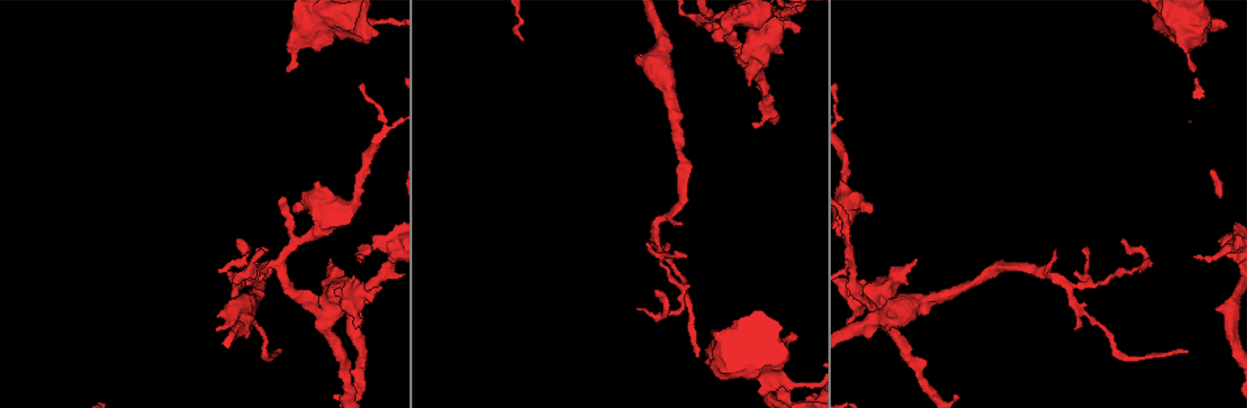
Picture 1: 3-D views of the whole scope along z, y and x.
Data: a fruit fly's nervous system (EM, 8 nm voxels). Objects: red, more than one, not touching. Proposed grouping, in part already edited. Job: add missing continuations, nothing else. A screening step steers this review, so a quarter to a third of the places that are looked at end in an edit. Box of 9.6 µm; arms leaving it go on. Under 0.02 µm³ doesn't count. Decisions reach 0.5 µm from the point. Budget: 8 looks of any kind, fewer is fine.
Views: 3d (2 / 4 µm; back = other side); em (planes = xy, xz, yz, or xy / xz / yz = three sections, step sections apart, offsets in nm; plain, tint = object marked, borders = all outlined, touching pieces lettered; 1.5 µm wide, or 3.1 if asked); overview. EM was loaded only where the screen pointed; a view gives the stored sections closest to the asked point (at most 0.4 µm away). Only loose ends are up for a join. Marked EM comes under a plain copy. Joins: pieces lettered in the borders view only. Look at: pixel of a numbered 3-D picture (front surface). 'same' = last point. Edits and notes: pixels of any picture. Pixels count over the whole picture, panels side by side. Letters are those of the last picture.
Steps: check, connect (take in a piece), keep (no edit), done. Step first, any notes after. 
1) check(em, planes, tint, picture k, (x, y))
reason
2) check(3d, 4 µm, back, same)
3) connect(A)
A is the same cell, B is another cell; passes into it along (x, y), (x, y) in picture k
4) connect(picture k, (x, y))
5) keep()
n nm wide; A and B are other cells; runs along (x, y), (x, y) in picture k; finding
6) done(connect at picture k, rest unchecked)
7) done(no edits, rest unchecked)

check(3d, 4 µm, picture 1, (280, 353))

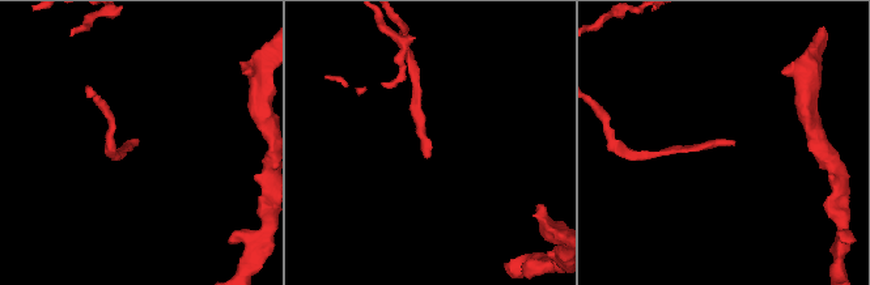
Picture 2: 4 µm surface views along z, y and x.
check(em, xz, step 8, tint, picture 2, (133, 145))

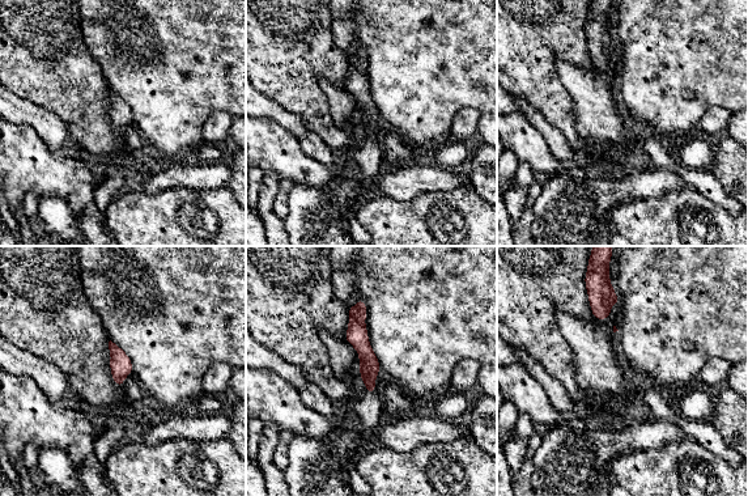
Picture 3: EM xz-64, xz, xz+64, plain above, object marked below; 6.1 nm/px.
check(em, planes, borders, same)
another direction

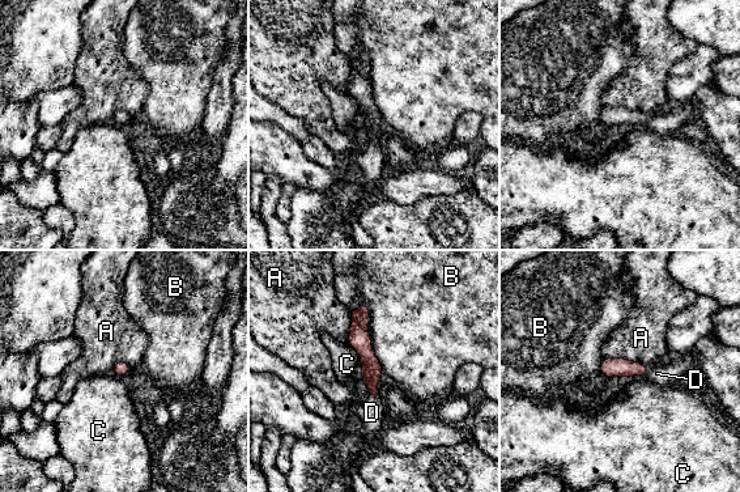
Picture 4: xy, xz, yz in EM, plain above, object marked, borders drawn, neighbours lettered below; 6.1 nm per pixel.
connect(D)
D is the same cell, A, B and C are other cells; passes into it along (609, 367), (646, 370), (656, 373) in picture 4; it goes on there

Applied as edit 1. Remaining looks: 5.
check(overview)
see it whole again

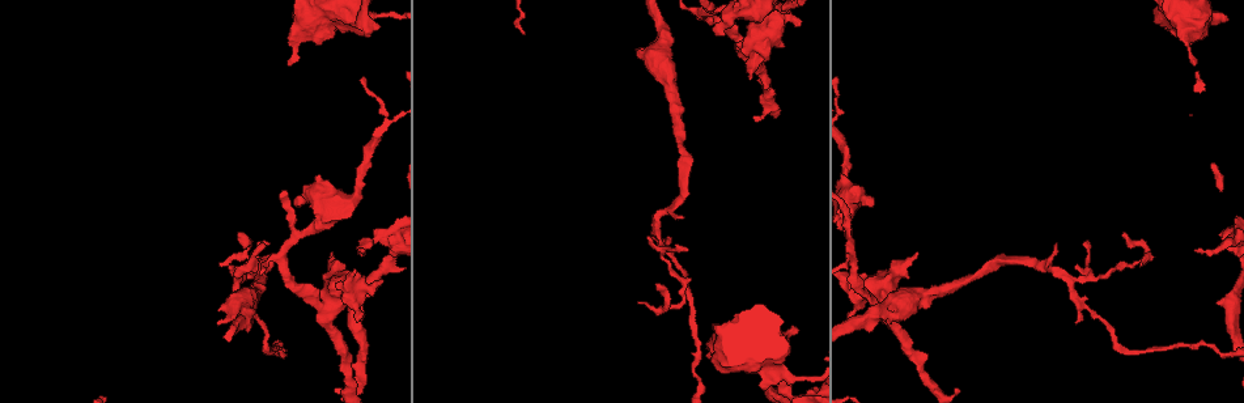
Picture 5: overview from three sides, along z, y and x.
check(em, planes, borders, picture 5, (364, 249))
free end

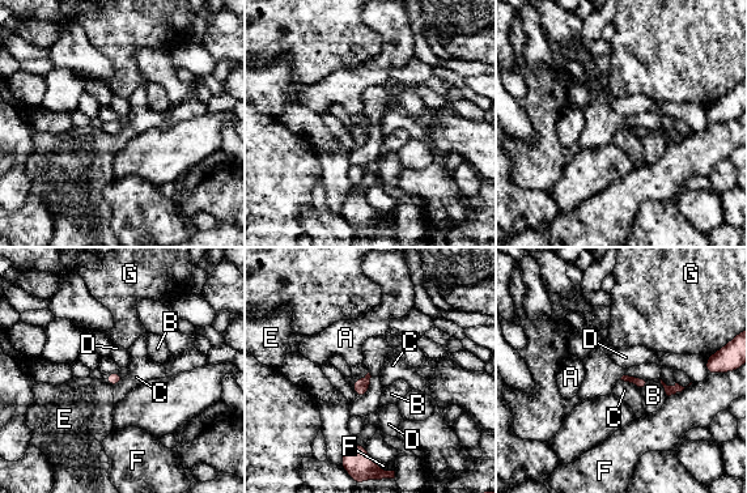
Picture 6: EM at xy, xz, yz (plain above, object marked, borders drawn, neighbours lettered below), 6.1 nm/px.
keep()
A, B, C, D, E, F and G are other cells; border along (620, 378), (632, 382), (640, 389) in picture 6; no lettered piece goes on from it

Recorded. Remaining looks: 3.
check(3d, 4 µm, picture 5, (377, 25))
stops while still wide

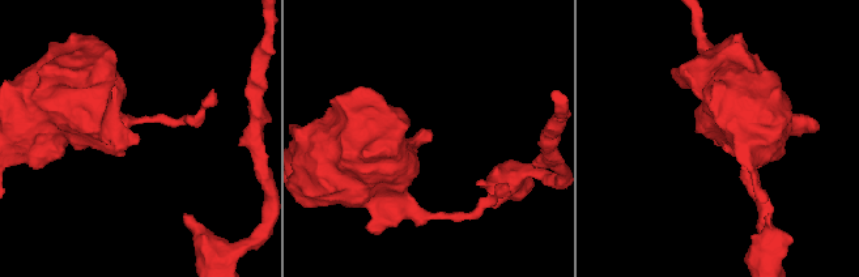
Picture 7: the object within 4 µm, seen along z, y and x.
check(em, planes, tint, picture 7, (138, 139))

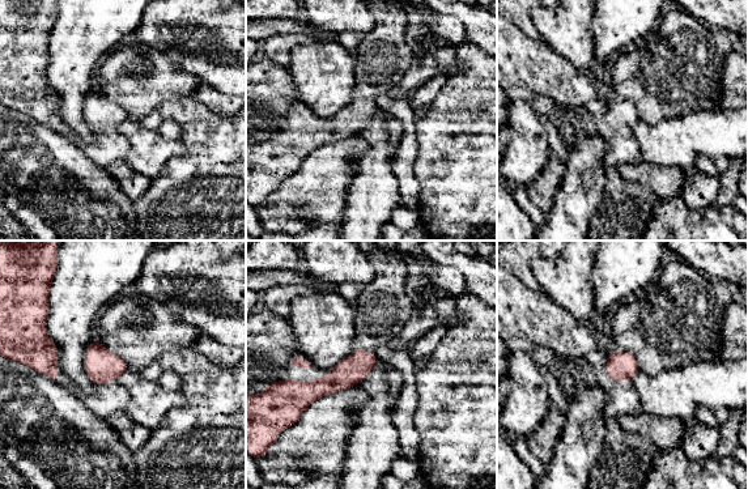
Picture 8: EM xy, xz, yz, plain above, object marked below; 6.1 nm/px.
check(em, planes, borders, same)

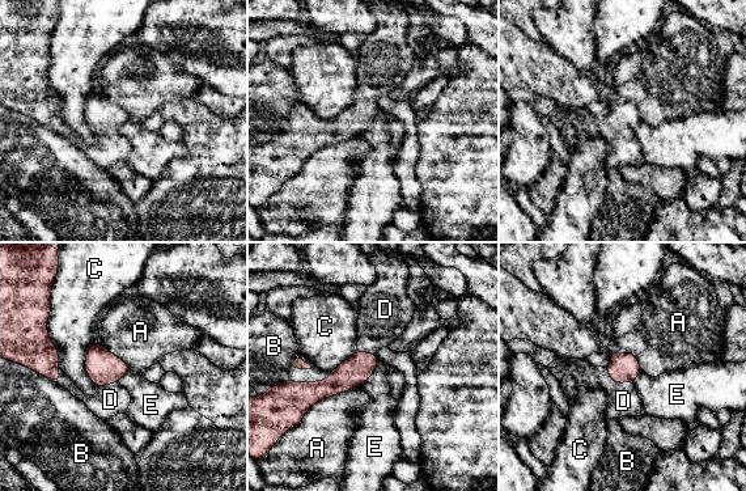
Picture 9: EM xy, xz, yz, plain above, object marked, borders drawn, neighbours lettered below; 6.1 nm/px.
connect(D)
D is the same cell, A, B, C and E are other cells; it goes on there

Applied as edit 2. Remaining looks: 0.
done(connect at picture 4, connect at picture 9, rest unchecked)

